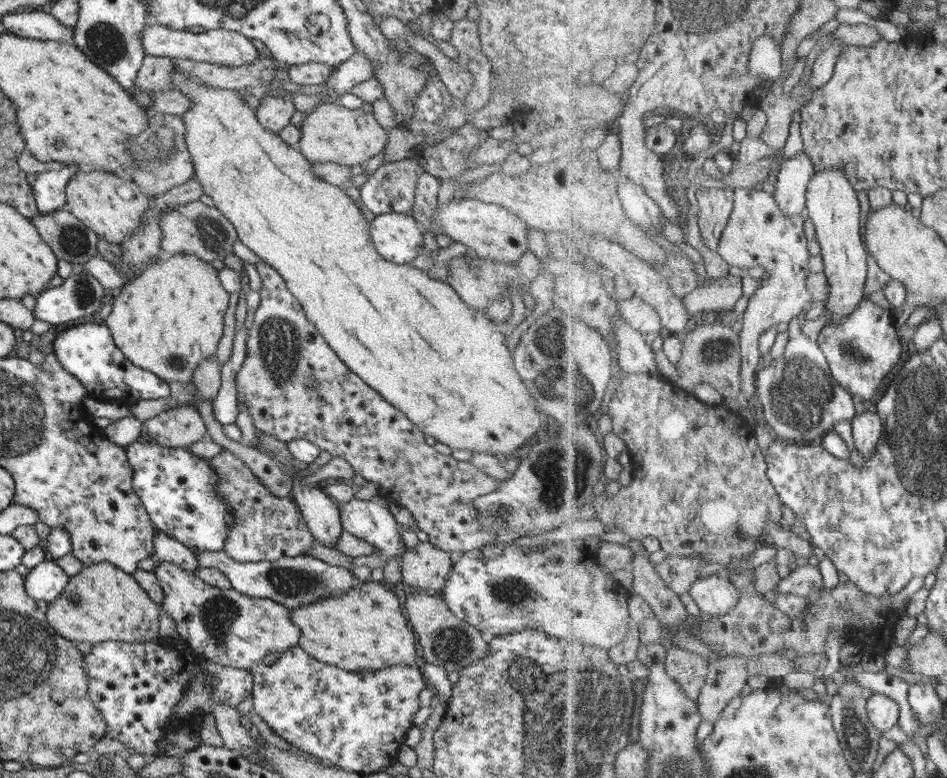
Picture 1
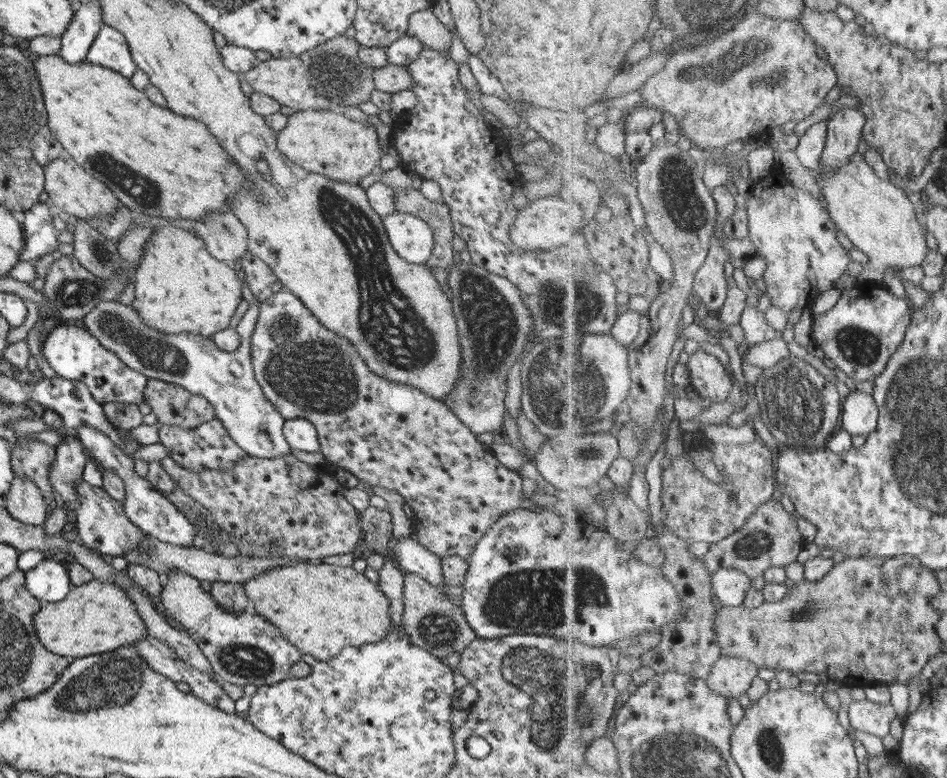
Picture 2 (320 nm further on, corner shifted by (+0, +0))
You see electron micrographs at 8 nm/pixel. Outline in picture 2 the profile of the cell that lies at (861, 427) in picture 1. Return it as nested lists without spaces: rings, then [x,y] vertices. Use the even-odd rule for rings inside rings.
[[[854,390],[845,400],[842,429],[853,436],[869,436],[876,431],[880,409],[873,394]]]

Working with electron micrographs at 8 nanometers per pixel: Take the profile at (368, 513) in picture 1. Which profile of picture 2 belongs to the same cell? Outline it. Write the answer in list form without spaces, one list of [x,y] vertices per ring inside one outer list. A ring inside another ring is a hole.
[[[413,536],[397,540],[393,556],[402,573],[416,574],[436,588],[446,585],[441,574],[440,558],[416,542]]]

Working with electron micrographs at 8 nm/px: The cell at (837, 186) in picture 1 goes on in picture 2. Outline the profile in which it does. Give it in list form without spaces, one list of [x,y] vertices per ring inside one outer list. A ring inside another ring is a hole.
[[[841,107],[828,122],[828,139],[822,154],[830,169],[844,167],[859,150],[868,119],[859,107]]]

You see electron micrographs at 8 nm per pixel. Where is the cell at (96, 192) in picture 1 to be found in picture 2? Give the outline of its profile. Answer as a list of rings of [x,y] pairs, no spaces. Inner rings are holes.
[[[69,155],[54,158],[44,164],[44,191],[48,194],[49,204],[54,204],[65,214],[87,220],[89,217],[103,218],[117,208],[119,201],[114,194],[100,181],[97,181],[82,166],[79,166]]]

